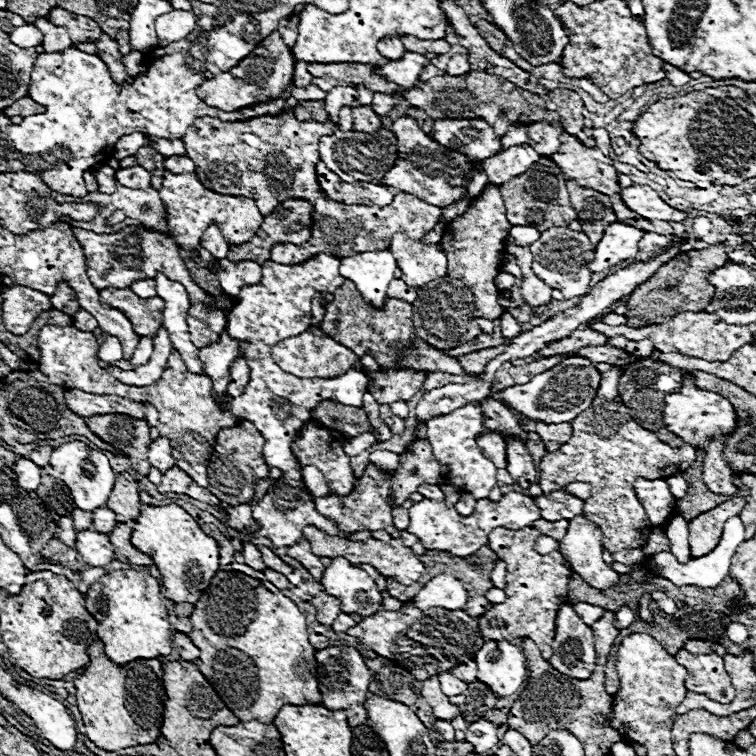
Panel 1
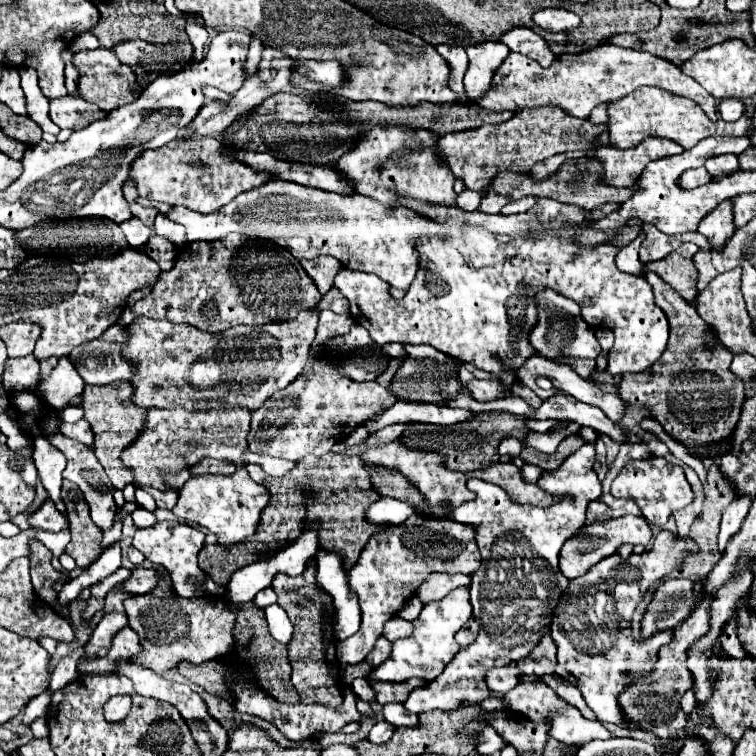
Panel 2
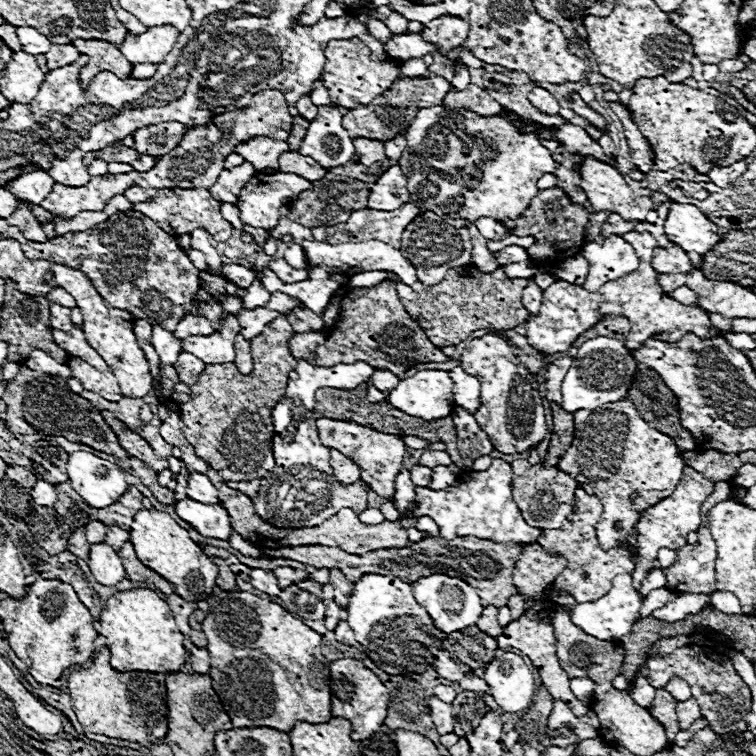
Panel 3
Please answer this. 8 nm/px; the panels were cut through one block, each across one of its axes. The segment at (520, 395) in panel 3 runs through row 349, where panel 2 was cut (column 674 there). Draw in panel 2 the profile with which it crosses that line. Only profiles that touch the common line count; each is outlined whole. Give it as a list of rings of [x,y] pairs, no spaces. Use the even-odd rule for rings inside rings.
[[[658,457],[628,462],[612,482],[610,492],[617,498],[634,498],[636,504],[640,506],[642,516],[654,526],[664,526],[672,512],[684,508],[694,498],[682,468]]]

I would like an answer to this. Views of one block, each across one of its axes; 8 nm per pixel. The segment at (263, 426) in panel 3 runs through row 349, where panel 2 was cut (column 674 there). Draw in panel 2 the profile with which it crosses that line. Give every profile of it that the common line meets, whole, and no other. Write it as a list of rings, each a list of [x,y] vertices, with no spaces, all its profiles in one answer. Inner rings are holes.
[[[684,244],[680,250],[674,250],[670,256],[650,262],[646,268],[656,272],[664,282],[668,282],[682,298],[688,302],[696,298],[696,272],[692,264],[692,256],[698,252],[698,246]]]

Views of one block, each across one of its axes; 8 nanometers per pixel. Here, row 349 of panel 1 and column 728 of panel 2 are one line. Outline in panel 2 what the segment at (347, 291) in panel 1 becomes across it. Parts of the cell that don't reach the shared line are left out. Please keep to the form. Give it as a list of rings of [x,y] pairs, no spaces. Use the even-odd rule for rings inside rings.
[[[646,268],[644,278],[654,288],[656,304],[664,310],[670,322],[670,340],[668,348],[654,366],[638,374],[622,374],[620,398],[628,406],[650,410],[652,418],[658,420],[664,430],[682,444],[716,444],[730,438],[746,400],[744,380],[730,372],[734,354],[698,316],[696,306],[684,300],[670,284]],[[710,336],[714,338],[712,346],[708,344]]]

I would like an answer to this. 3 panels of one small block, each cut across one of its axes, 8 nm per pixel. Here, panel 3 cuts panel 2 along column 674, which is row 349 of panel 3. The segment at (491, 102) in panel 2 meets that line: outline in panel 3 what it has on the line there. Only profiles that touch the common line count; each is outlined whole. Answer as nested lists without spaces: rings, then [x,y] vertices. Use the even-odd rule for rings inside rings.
[[[76,326],[70,332],[62,332],[62,330],[52,330],[54,342],[58,346],[62,346],[70,356],[76,354],[76,358],[84,358],[84,362],[96,366],[96,370],[110,370],[108,364],[102,360],[102,356],[88,344],[84,330],[80,326]]]

